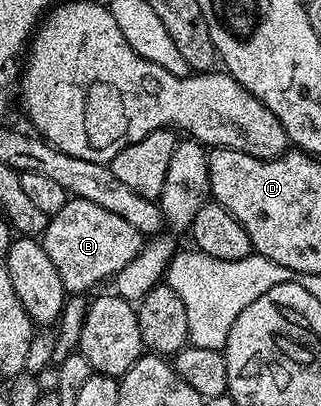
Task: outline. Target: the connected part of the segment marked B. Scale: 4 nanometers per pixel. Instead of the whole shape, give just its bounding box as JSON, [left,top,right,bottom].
[41,197,144,294]

